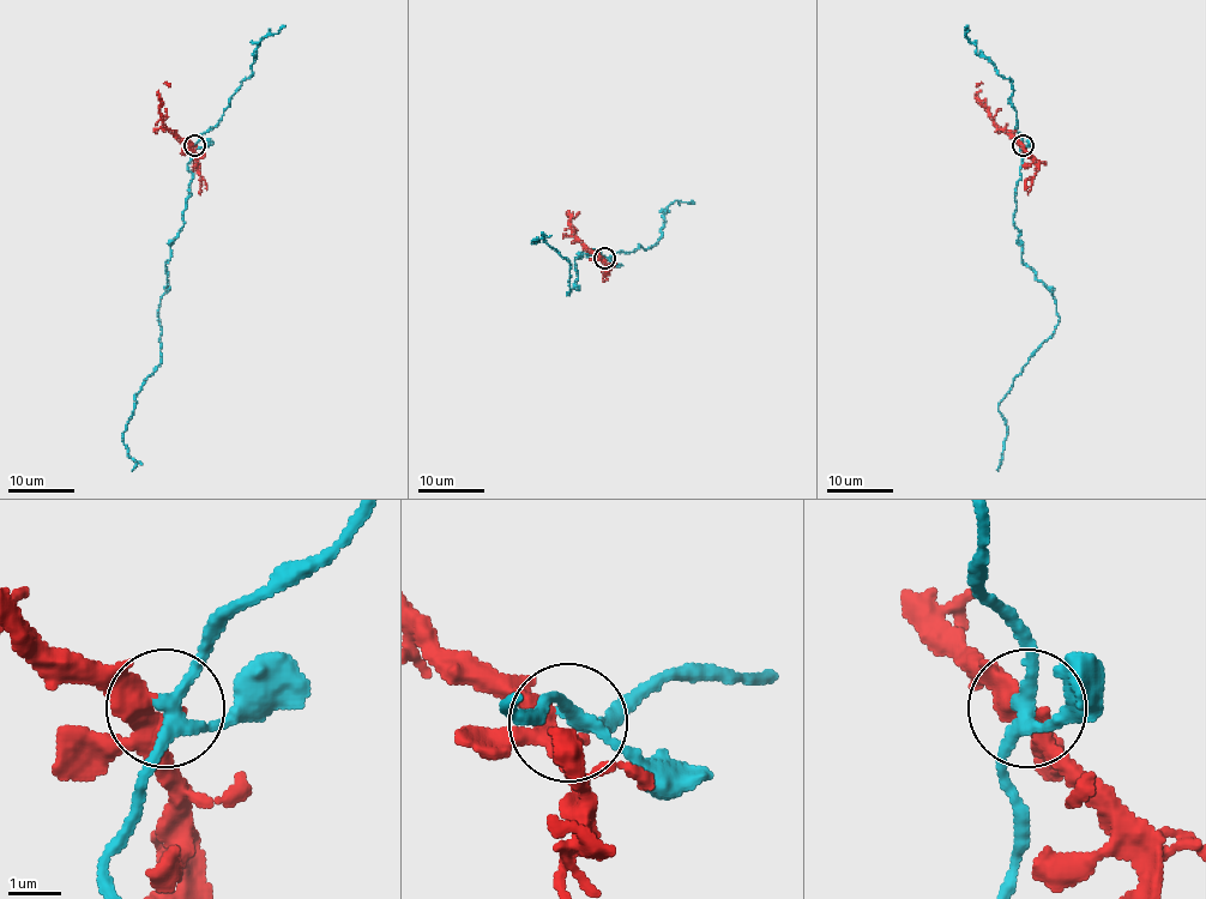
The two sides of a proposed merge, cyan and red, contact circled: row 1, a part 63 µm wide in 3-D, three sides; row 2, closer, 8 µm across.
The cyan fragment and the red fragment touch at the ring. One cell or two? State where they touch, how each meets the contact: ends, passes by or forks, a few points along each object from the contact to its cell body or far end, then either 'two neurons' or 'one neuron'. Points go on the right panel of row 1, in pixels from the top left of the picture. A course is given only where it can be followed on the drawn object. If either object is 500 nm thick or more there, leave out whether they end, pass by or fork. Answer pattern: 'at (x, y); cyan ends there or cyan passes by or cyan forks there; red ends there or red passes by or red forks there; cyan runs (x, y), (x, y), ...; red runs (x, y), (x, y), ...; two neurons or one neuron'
at (1023, 145); cyan forks there; red forks there; cyan runs (1023, 145), (1013, 224), (1021, 258), (1054, 300), (1060, 321), (998, 406), (1006, 424), (998, 471); red runs (1023, 145), (996, 125), (989, 108), (978, 97), (981, 83), (976, 86); two neurons

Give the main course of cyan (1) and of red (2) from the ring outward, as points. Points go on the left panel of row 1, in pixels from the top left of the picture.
1: (196, 145), (187, 164), (192, 179), (184, 224), (166, 263), (160, 363), (124, 433), (132, 471)
2: (193, 145), (181, 142), (163, 125), (158, 90), (163, 83), (170, 86)

